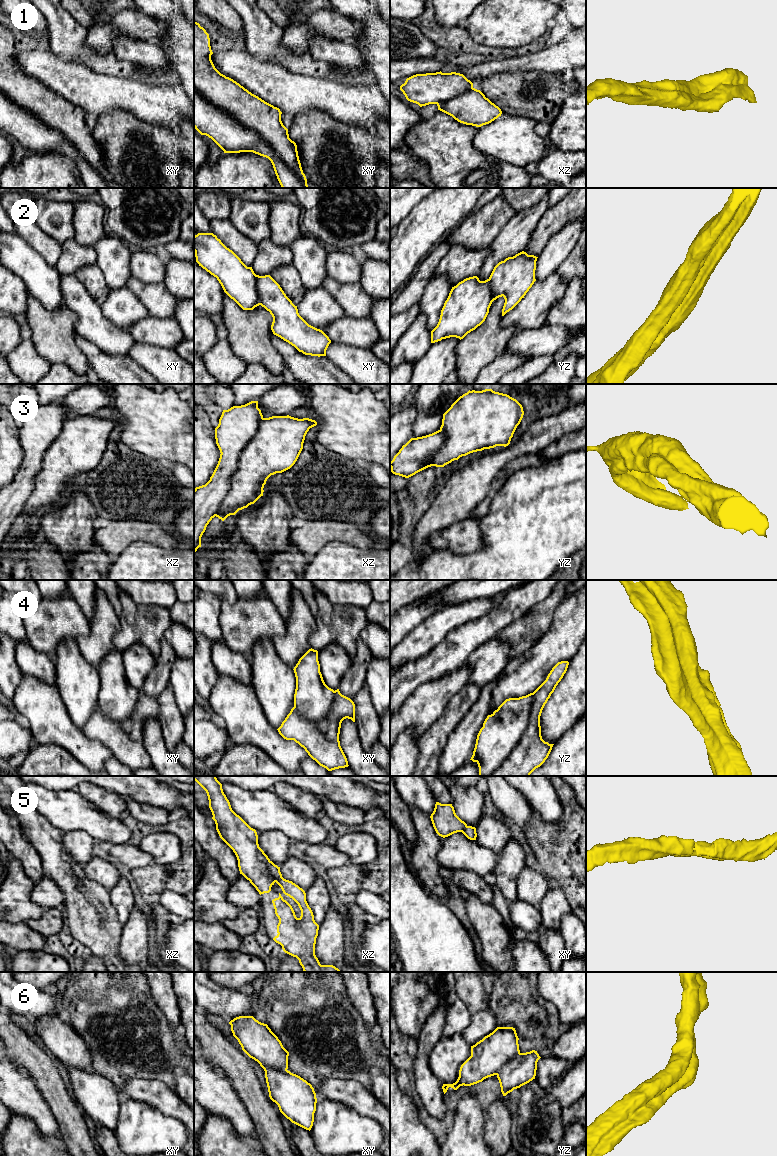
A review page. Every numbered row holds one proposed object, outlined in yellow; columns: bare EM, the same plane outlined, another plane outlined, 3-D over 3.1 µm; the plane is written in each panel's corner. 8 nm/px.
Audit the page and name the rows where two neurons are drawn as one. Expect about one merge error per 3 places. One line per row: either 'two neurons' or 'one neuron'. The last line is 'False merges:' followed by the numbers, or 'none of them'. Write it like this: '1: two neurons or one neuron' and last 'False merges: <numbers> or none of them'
1: two neurons
2: two neurons
3: one neuron
4: two neurons
5: one neuron
6: one neuron
False merges: 1, 2, 4

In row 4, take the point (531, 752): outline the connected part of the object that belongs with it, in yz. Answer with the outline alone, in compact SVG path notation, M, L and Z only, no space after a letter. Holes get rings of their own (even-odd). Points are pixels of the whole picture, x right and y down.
M558 662L546 680L534 691L534 701L526 731L505 761L489 776L530 776L548 758L554 744L542 739L540 716L569 662Z

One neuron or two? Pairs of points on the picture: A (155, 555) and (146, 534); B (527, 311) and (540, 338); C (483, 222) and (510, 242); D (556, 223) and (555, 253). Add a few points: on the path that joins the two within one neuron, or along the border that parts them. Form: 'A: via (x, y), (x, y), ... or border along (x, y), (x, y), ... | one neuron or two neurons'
A: border along (156, 545), (150, 542), (134, 541), (127, 547) | two neurons
B: border along (550, 310), (544, 324), (517, 332) | two neurons
C: border along (514, 216), (488, 245) | two neurons
D: border along (575, 220), (568, 221), (555, 232), (542, 251) | two neurons

